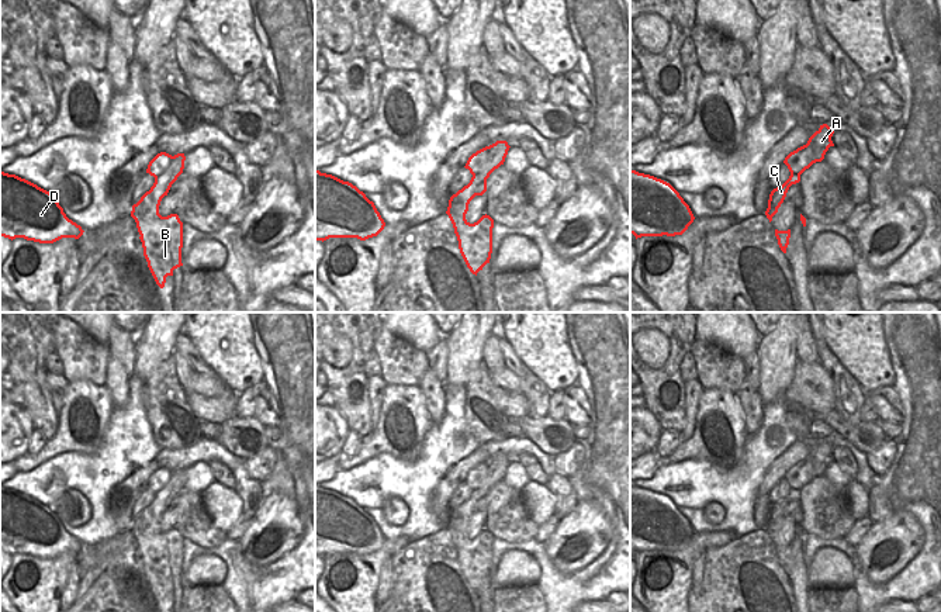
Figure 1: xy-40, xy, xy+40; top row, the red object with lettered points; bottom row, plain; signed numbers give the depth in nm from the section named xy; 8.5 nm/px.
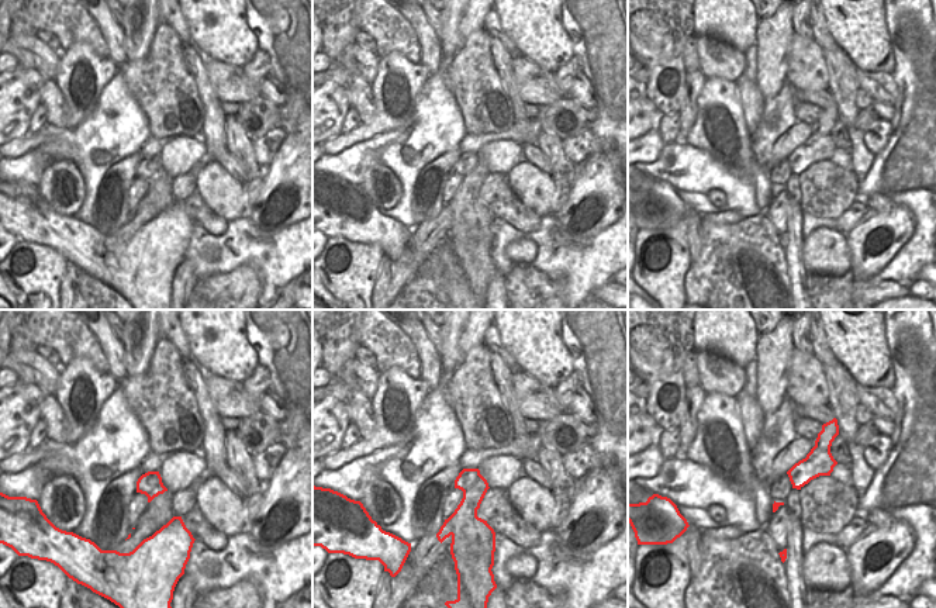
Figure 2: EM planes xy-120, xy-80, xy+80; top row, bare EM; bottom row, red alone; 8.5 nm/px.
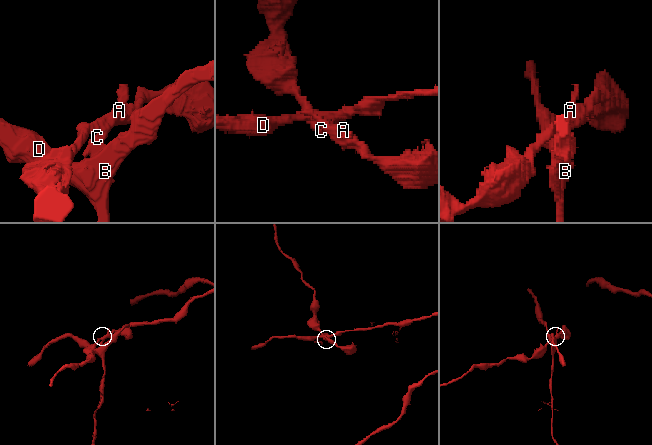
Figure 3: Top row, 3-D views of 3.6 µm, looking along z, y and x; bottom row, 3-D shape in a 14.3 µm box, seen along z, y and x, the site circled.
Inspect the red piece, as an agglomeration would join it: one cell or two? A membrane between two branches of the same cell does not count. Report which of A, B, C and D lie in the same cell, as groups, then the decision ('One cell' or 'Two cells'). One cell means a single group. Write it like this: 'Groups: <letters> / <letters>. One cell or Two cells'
Groups: A C / B D. Two cells.

